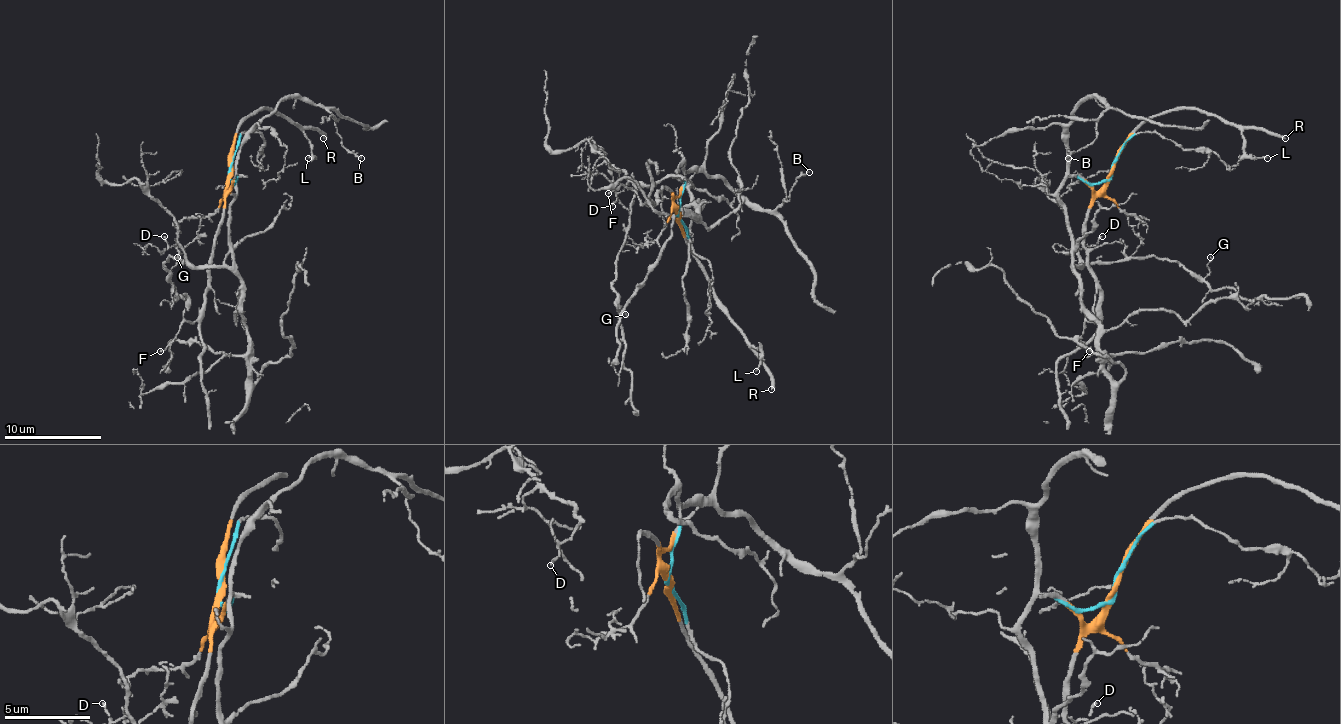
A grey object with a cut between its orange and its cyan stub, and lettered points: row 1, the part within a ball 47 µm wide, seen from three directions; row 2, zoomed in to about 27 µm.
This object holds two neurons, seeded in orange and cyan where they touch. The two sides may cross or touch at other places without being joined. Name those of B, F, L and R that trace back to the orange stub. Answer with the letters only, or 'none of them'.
F, L, R

